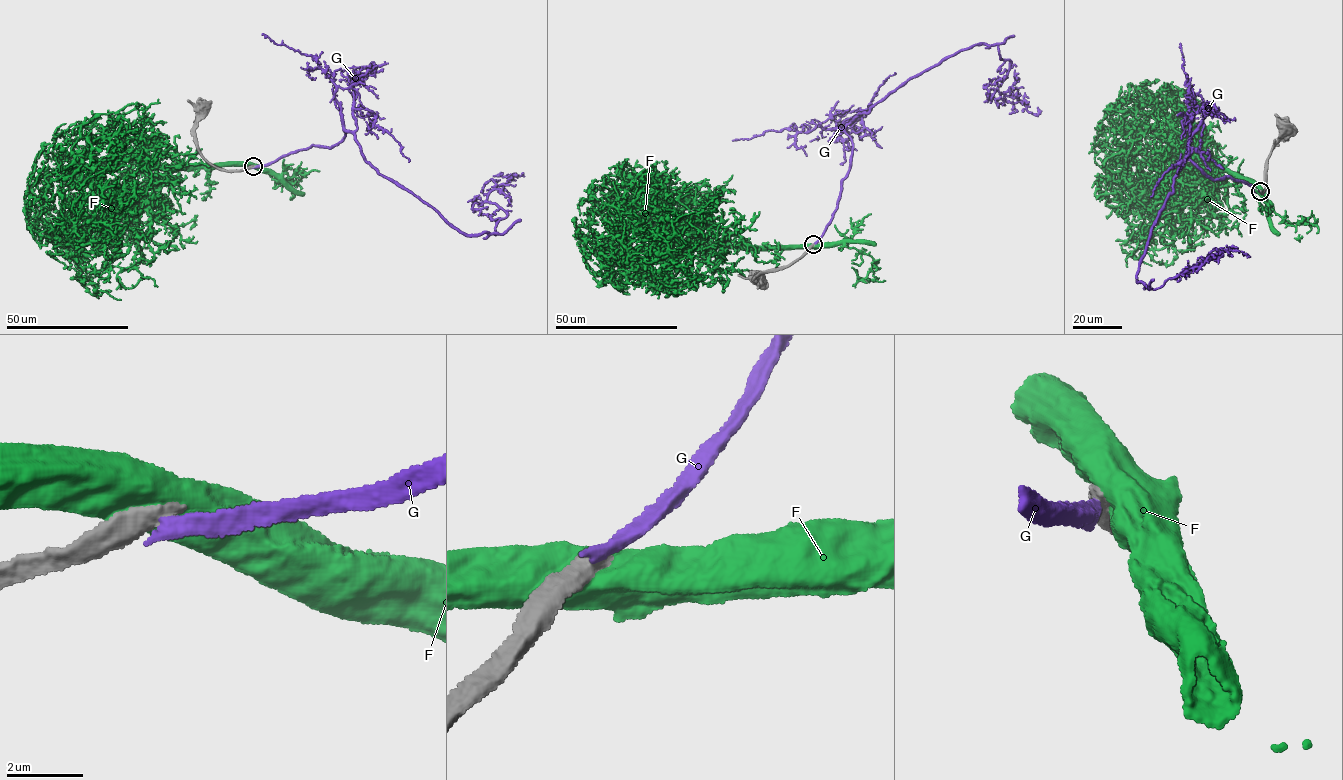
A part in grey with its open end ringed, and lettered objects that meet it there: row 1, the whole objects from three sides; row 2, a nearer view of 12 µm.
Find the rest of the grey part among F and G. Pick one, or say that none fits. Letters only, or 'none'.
none

